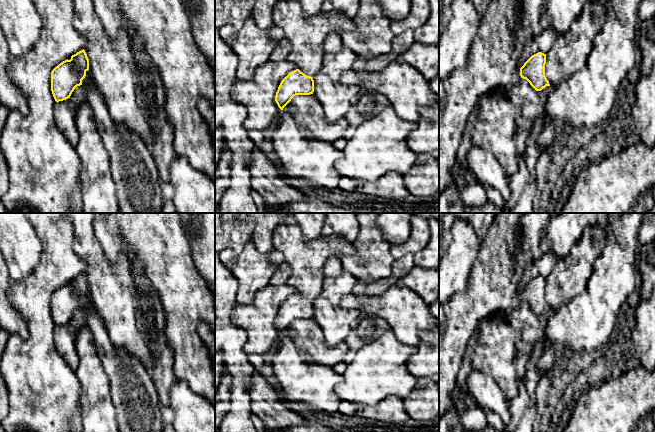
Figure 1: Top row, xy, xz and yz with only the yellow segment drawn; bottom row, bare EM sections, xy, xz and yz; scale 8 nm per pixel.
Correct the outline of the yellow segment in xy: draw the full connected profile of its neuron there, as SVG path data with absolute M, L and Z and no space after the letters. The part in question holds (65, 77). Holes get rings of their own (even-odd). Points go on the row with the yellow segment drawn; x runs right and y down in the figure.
M81 50L56 66L51 72L51 91L56 102L70 98L89 70L89 59Z

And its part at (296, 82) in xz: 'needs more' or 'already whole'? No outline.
needs more

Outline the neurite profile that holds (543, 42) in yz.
M553 28L545 29L539 35L529 36L518 62L519 67L522 67L532 55L538 52L548 53L558 37L557 32Z

